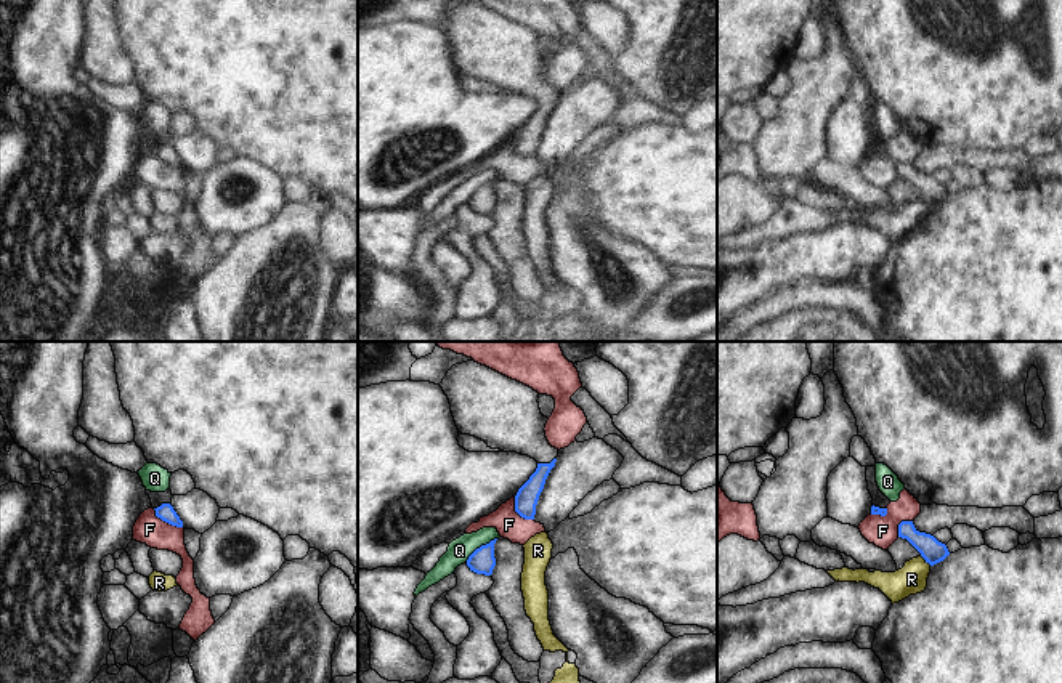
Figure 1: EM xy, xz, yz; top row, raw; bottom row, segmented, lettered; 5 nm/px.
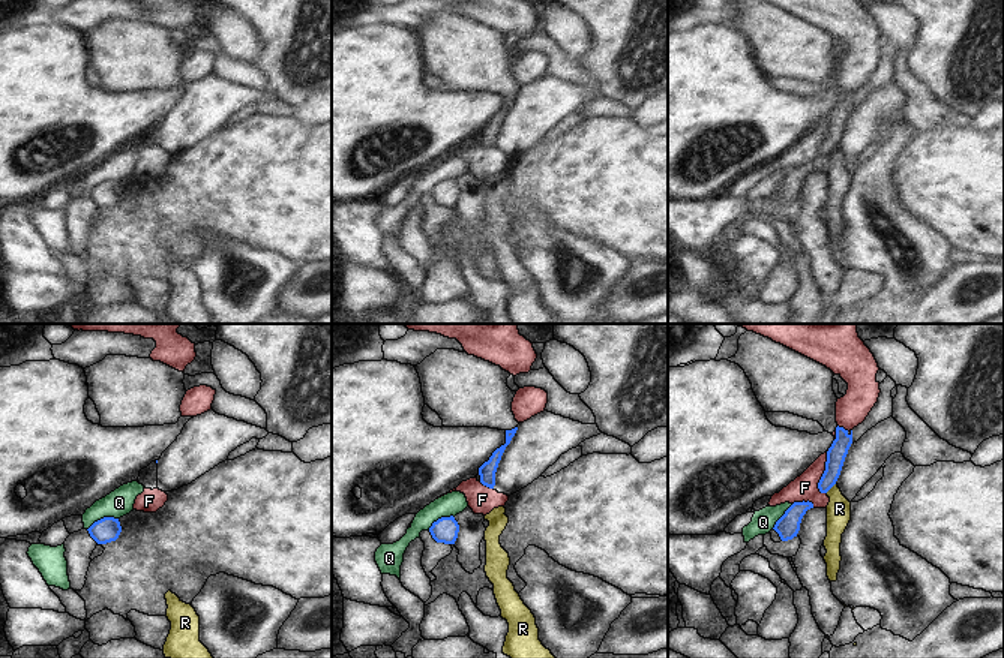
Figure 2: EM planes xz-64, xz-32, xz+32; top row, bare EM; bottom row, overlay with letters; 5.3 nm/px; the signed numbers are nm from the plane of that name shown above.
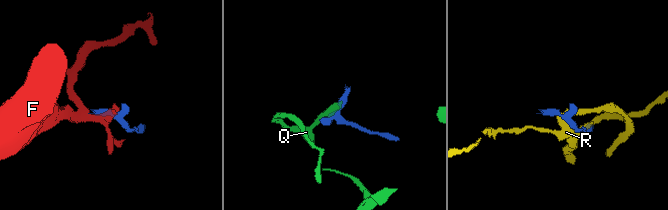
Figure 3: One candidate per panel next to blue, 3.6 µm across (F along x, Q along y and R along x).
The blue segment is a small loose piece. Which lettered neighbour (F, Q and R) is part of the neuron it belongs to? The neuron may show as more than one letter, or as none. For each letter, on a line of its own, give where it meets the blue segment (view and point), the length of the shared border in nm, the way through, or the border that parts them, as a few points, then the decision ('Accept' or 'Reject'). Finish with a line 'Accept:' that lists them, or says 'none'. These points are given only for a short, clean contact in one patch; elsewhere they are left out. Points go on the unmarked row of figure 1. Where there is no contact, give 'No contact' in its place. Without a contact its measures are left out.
F: Touches blue at xy (166, 162). Shared border 180 nm. Reject
Q: Touches blue at xz (482, 186). Shared border 200 nm. Boundary: xz (496, 178), (482, 185), (466, 202). Reject
R: Touches blue at yz (926, 201). Shared border 80 nm. Reject
Accept: none

